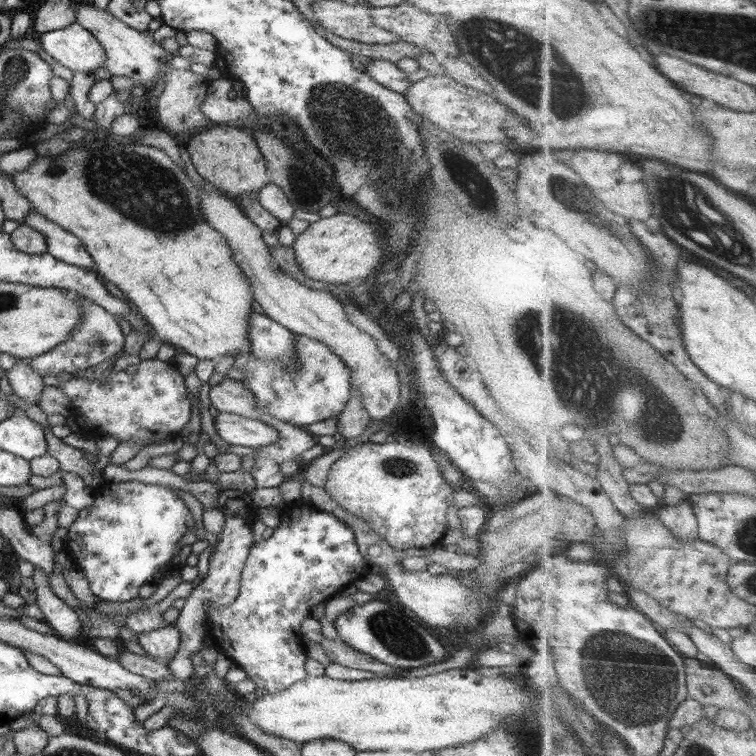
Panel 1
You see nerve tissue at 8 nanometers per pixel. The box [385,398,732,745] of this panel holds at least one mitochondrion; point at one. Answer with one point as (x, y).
(637, 682)

